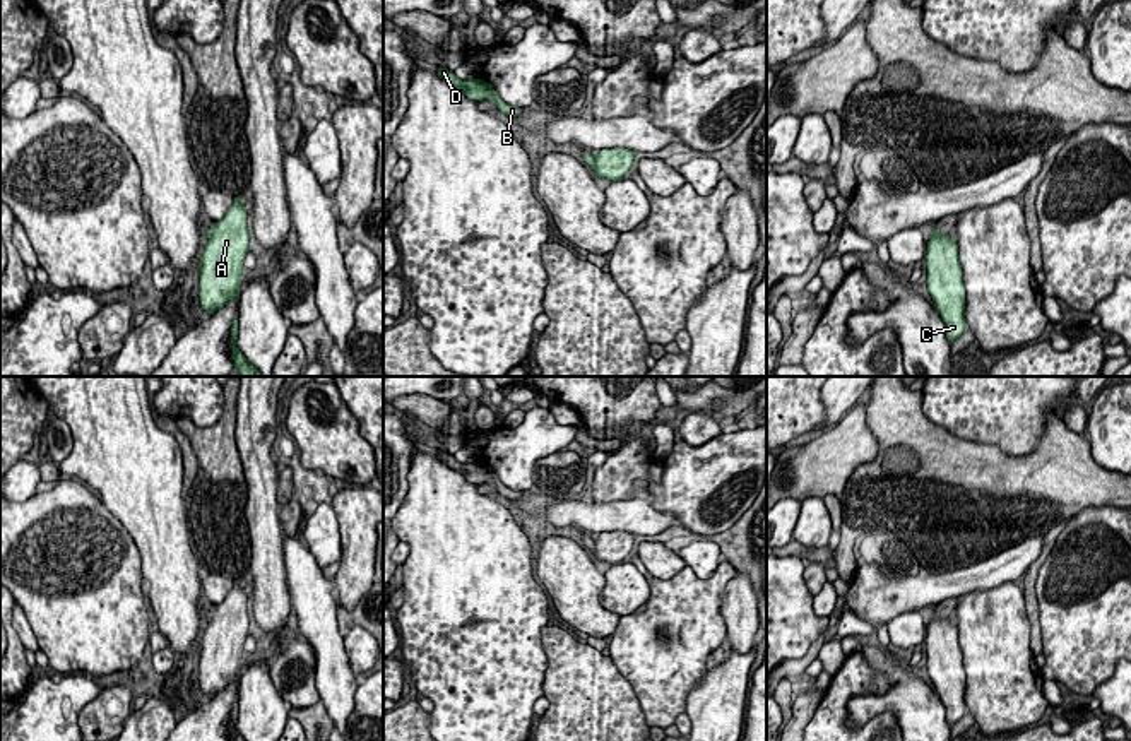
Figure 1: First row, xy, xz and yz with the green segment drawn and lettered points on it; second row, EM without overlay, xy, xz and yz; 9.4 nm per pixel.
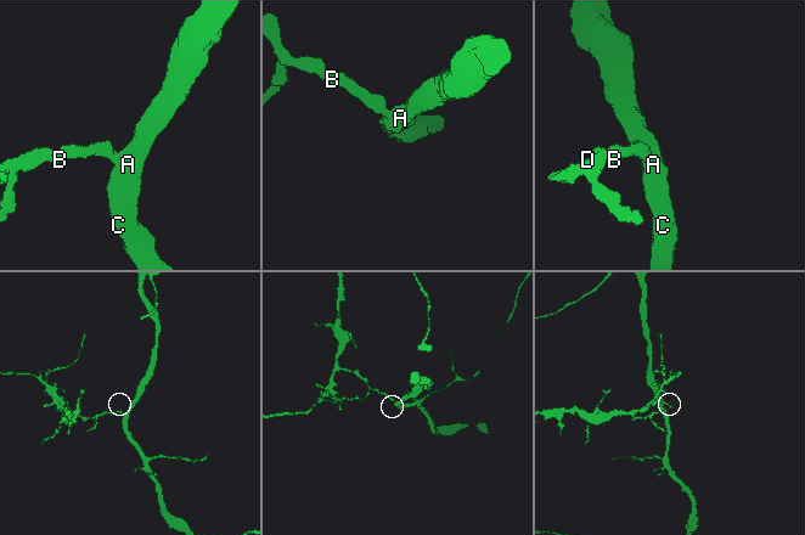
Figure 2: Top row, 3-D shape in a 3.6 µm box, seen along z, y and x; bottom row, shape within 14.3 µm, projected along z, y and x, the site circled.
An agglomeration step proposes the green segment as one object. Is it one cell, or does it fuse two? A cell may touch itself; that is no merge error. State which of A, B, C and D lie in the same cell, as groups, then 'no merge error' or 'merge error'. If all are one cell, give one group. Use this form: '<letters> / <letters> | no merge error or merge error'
A C / B D | merge error

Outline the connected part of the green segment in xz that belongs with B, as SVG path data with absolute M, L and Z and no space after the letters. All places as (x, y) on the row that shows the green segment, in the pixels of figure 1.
M440 67L436 70L438 77L448 82L450 86L460 89L469 99L472 101L483 101L483 99L493 99L498 106L498 111L501 111L506 116L517 116L524 111L524 108L515 108L506 104L498 92L493 89L491 84L481 80L481 79L469 79L469 80L460 80L455 77L455 74L448 68Z

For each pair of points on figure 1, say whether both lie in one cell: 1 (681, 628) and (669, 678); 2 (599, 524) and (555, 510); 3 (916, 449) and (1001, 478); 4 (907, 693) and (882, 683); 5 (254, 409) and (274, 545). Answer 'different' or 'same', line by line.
1: same
2: same
3: same
4: different
5: same

